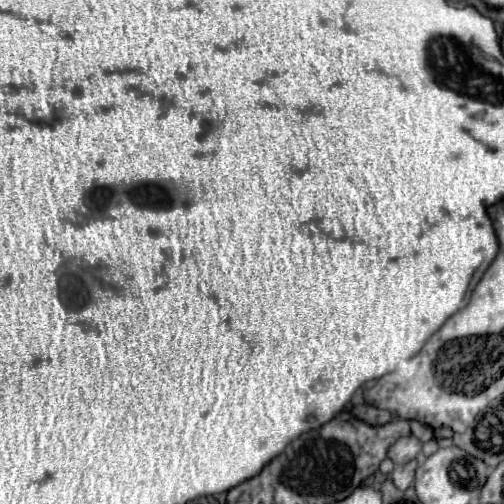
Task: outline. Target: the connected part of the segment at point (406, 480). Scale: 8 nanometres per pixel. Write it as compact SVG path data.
M410 461L406 465L396 465L394 471L392 471L392 479L394 479L394 485L398 489L408 489L412 483L414 483L414 473L416 473L416 467L418 467L418 461Z

